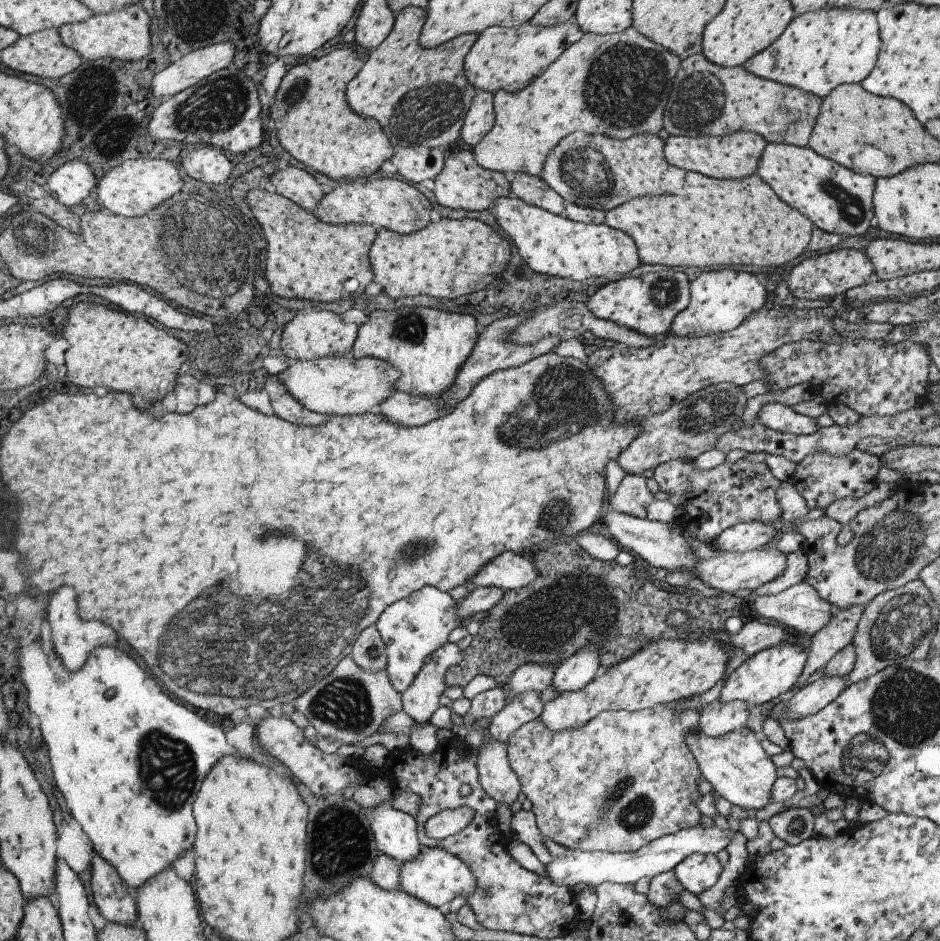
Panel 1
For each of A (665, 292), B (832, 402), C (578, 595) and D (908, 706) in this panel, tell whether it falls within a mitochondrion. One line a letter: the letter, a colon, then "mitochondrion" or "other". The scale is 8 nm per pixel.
A: mitochondrion
B: other
C: other
D: mitochondrion

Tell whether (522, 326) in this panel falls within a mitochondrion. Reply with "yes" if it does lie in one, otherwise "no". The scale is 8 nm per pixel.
no

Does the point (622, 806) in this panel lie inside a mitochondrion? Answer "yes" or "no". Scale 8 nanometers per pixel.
yes

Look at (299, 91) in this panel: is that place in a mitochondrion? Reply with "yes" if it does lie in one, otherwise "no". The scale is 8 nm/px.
yes

